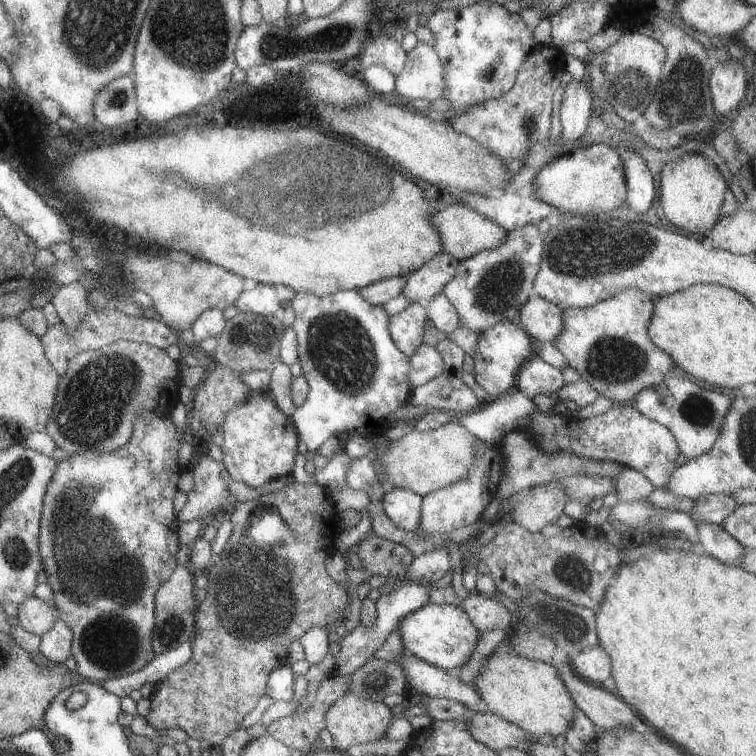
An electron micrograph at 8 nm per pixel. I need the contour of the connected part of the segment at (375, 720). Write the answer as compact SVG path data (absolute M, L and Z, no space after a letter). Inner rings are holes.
M343 694L331 703L324 716L324 728L332 736L335 750L344 751L350 746L377 740L384 736L385 729L393 717L389 707L382 702L358 698L355 695Z

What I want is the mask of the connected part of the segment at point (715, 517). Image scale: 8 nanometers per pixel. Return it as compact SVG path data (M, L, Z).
M709 493L694 501L691 520L705 521L709 524L720 525L722 520L736 509L737 503L723 493Z

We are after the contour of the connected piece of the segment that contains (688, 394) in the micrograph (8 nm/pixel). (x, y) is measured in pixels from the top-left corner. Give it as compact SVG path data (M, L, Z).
M672 372L665 376L655 386L641 390L631 400L631 404L645 418L658 422L673 435L678 452L686 460L703 454L717 438L717 433L730 405L730 398L713 390L705 390L695 382L677 377Z

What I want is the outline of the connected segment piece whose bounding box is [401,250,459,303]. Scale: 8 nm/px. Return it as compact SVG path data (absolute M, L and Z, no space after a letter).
M439 251L431 260L409 274L401 294L413 303L431 300L453 278L458 262L445 251Z

